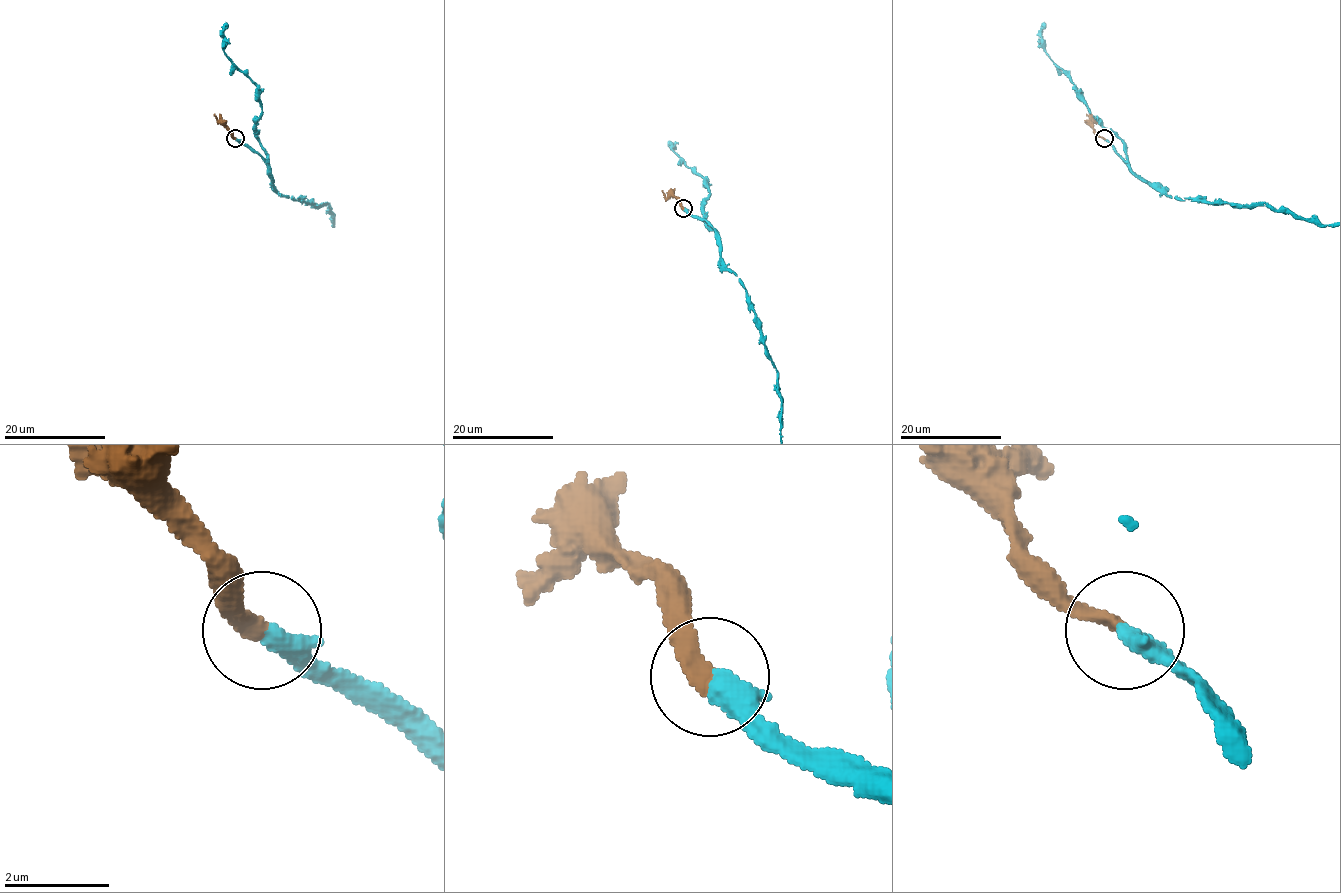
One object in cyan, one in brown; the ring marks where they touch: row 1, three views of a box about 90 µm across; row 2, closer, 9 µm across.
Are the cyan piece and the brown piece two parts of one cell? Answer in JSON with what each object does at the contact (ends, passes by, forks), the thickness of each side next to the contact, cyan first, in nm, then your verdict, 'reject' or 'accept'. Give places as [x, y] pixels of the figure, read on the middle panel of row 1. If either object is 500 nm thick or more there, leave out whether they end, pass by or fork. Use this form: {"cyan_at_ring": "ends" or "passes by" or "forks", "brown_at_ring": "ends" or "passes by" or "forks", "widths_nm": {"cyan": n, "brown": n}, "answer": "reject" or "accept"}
{"cyan_at_ring": "ends", "brown_at_ring": "ends", "widths_nm": {"cyan": 400, "brown": 320}, "answer": "accept"}

